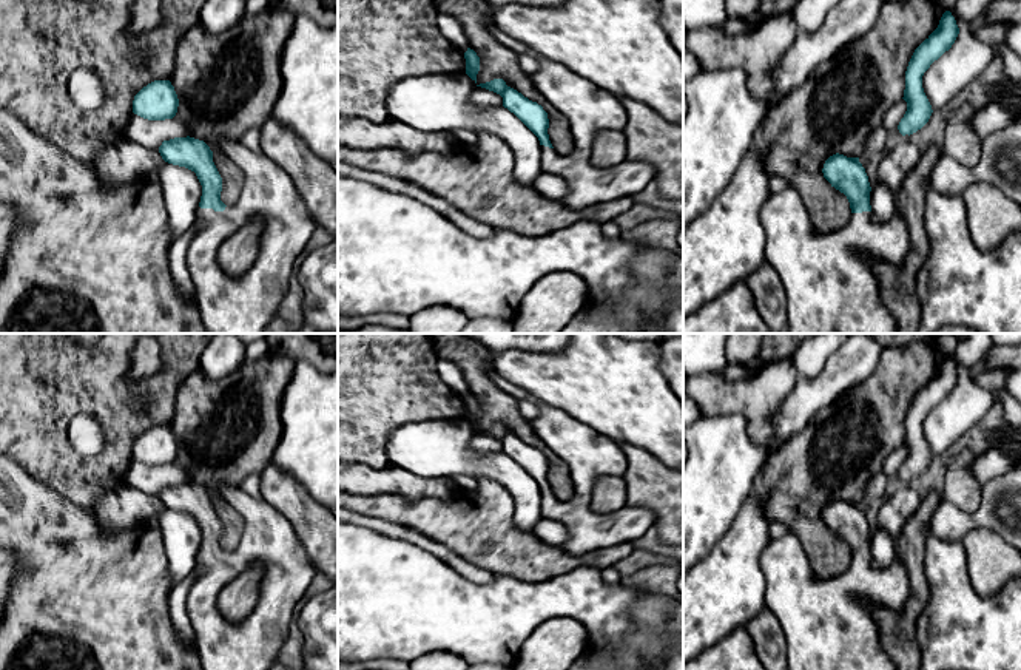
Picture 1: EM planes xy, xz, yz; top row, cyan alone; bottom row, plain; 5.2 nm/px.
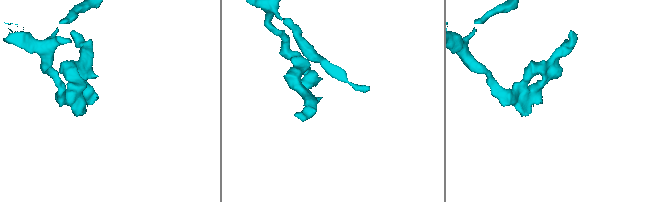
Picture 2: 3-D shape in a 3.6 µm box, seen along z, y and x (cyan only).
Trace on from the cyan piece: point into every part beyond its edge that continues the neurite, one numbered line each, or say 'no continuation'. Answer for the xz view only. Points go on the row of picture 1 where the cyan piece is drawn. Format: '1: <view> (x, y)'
1: xz (588, 108)

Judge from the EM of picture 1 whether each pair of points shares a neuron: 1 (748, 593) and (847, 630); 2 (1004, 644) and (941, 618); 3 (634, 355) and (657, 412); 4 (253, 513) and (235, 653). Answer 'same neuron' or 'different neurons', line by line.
1: different neurons
2: same neuron
3: same neuron
4: same neuron

